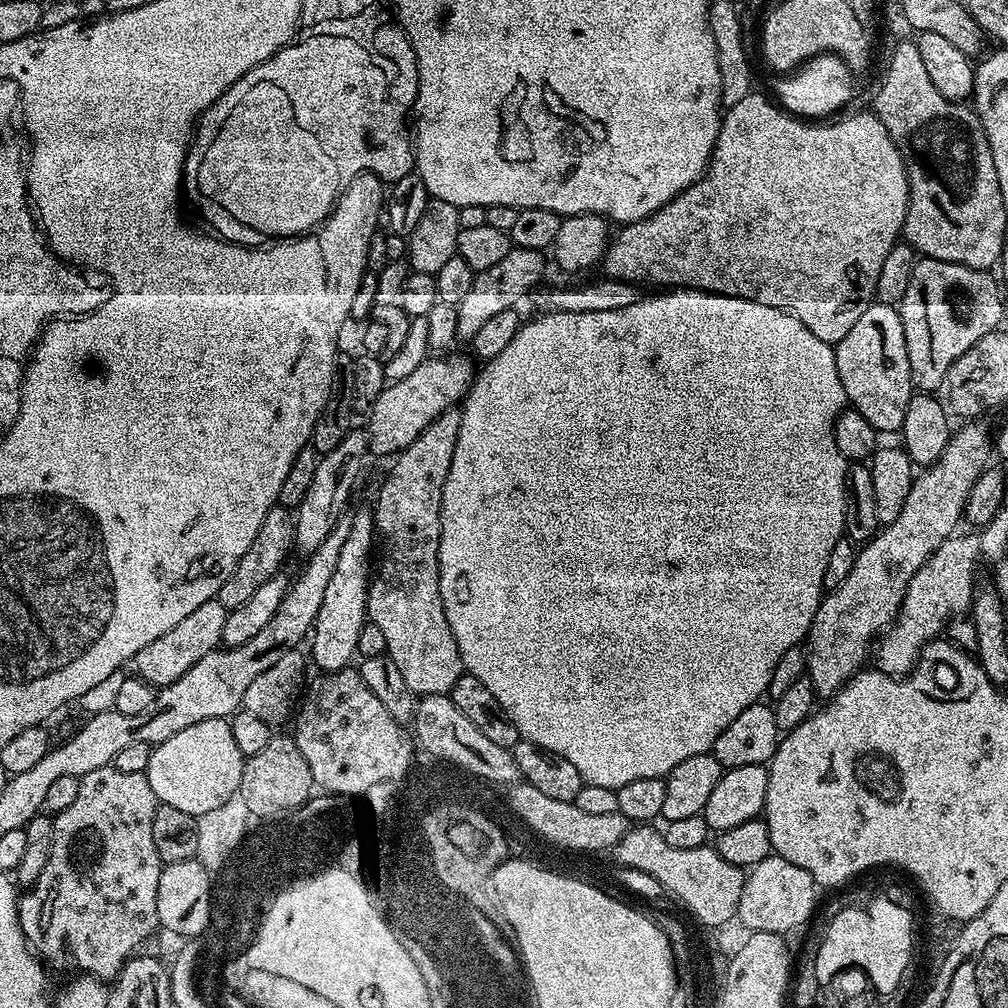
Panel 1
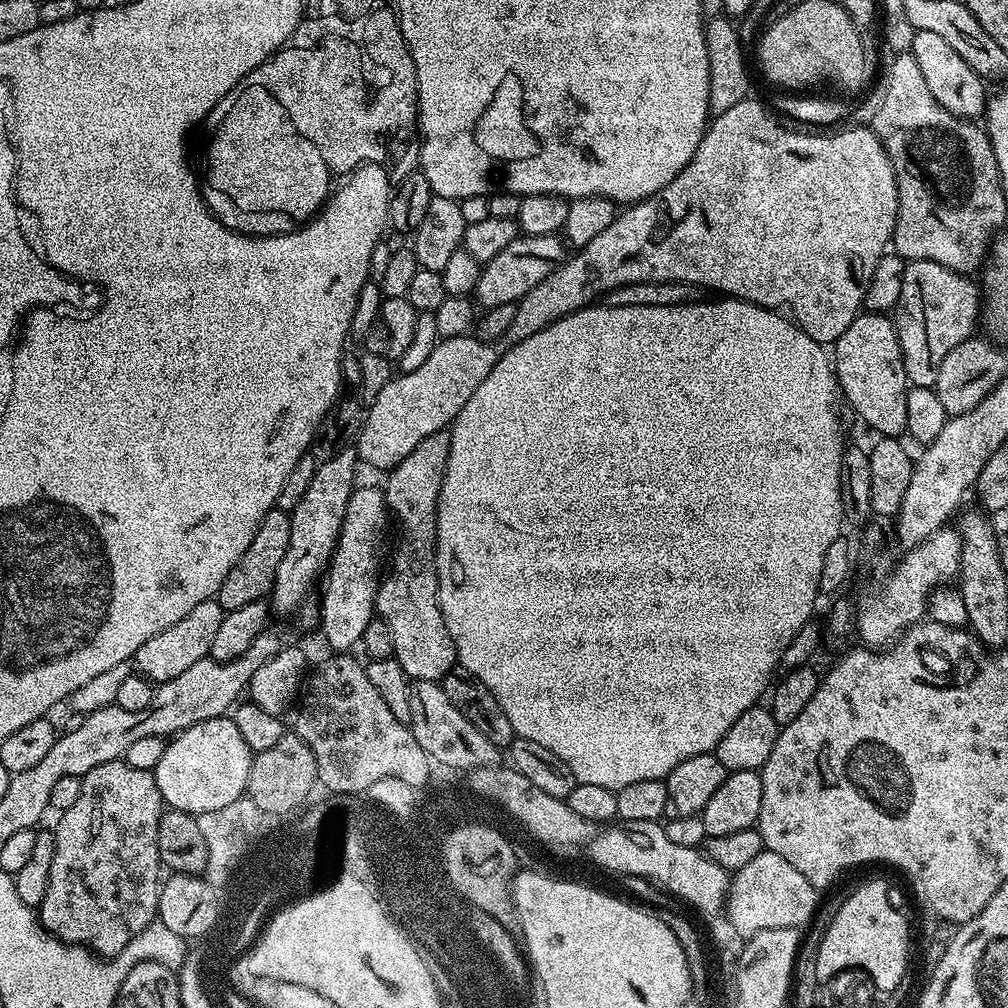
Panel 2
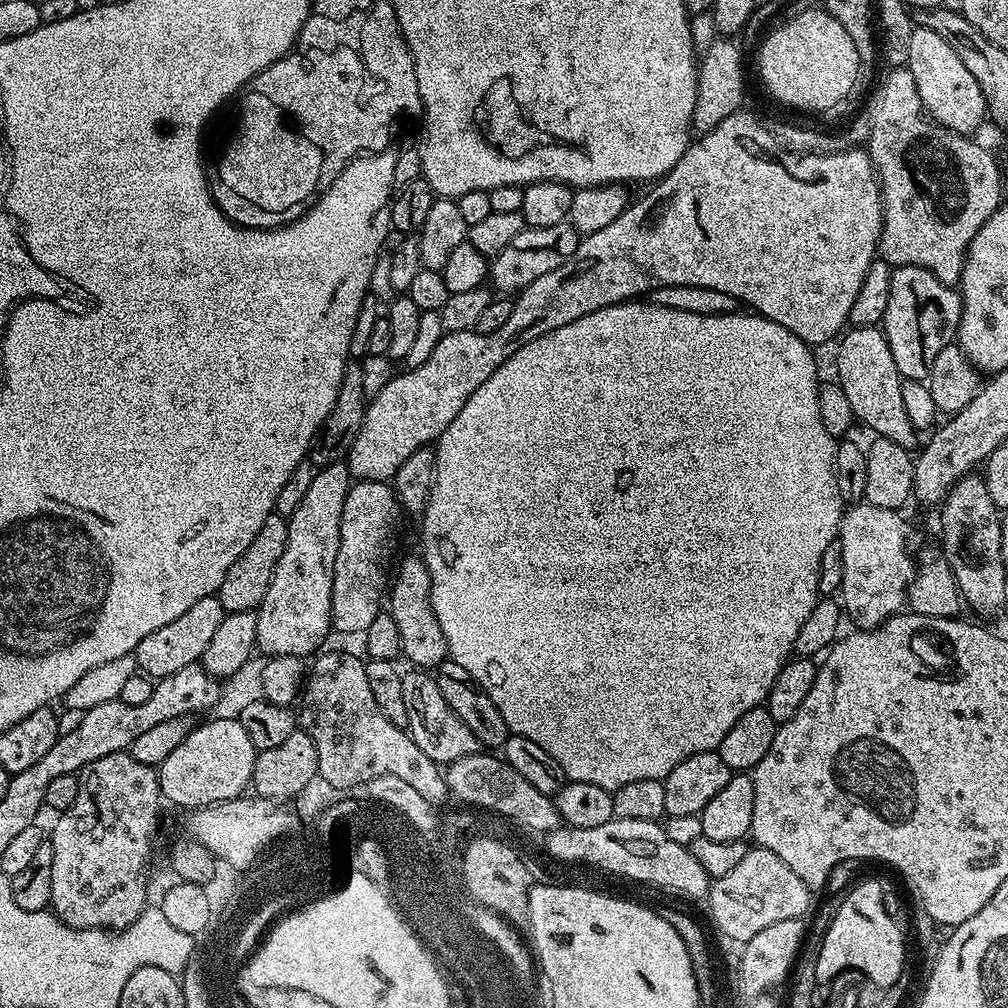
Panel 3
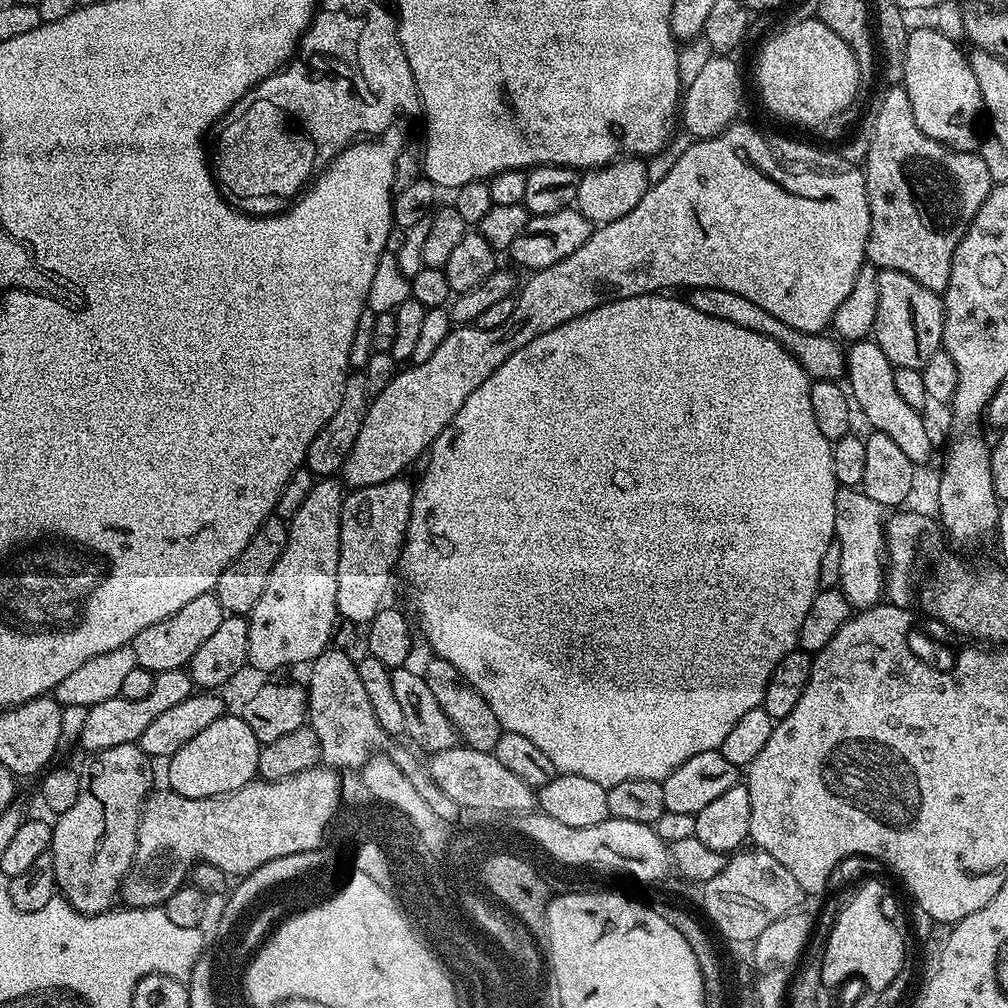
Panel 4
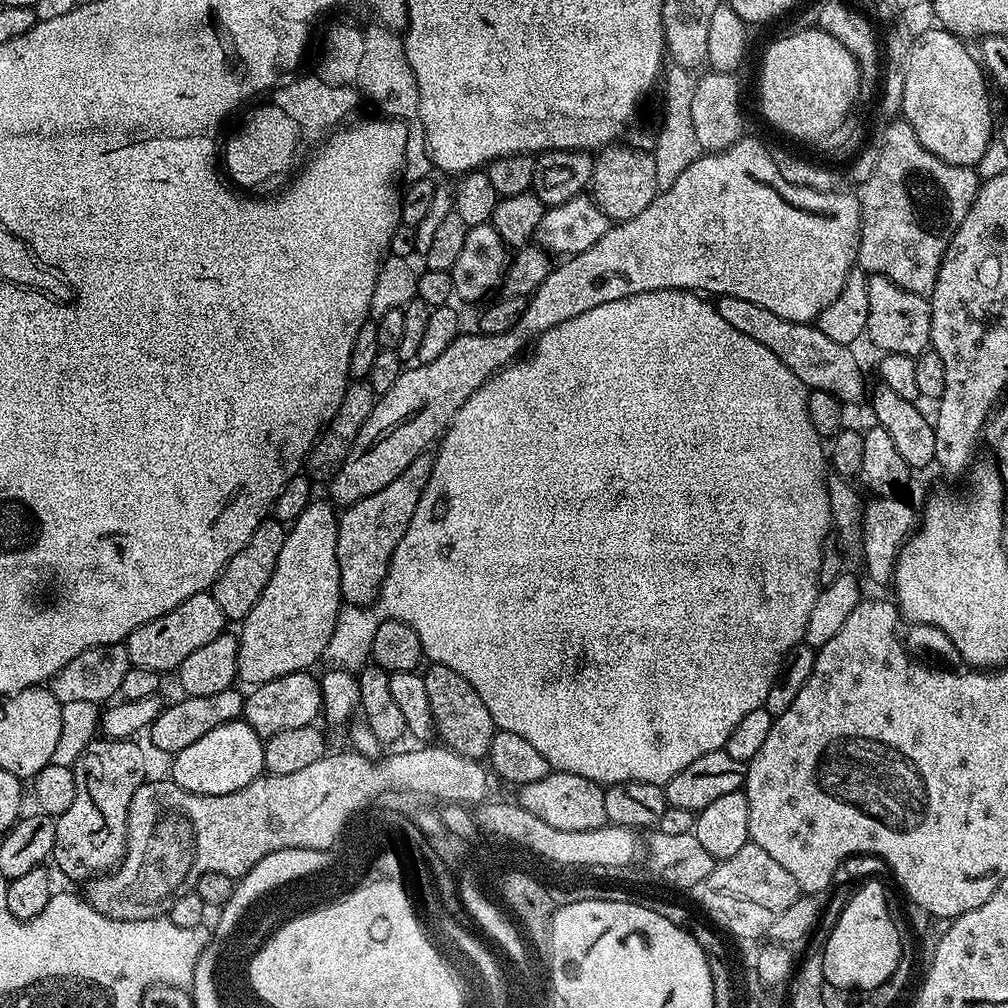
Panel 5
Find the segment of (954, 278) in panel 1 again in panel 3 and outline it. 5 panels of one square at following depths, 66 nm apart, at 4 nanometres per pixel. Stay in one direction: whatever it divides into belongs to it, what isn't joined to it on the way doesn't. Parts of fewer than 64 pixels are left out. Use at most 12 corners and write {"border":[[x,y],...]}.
{"border":[[893,267],[882,331],[904,380],[956,339],[960,293]]}

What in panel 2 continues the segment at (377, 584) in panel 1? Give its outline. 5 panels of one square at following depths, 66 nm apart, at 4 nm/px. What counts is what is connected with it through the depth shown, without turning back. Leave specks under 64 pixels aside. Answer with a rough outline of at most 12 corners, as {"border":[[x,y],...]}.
{"border":[[451,431],[382,484],[400,541],[376,595],[409,681],[457,667],[440,609],[436,511]]}

